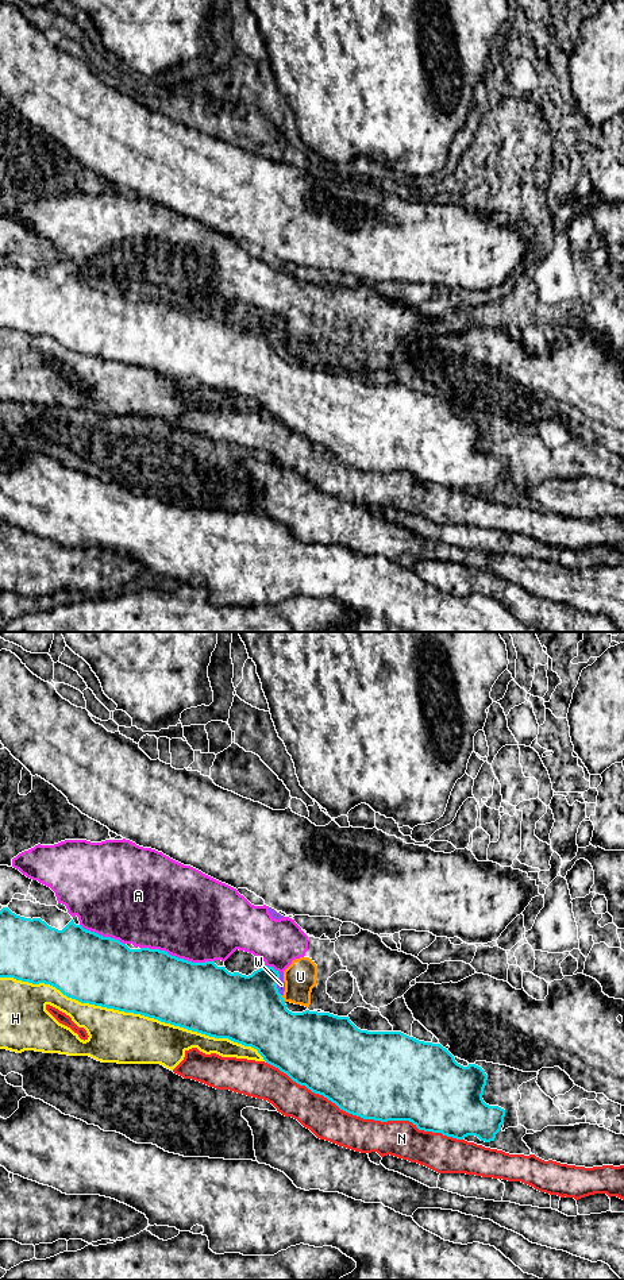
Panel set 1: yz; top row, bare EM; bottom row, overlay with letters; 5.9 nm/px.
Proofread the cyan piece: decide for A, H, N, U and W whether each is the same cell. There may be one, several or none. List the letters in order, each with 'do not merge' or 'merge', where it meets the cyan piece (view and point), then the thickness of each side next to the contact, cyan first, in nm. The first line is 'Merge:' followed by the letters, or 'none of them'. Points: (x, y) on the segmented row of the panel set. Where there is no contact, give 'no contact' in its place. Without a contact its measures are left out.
Merge: none of them
A: do not merge | yz (177, 957) | 400/500 nm
H: do not merge | yz (134, 1013) | 400/300 nm
N: do not merge | yz (365, 1118) | 500/220 nm
U: do not merge | yz (282, 998) | 420/190 nm
W: do not merge | yz (277, 983) | 420/50 nm

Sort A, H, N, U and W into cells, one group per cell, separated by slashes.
A U W / H / N

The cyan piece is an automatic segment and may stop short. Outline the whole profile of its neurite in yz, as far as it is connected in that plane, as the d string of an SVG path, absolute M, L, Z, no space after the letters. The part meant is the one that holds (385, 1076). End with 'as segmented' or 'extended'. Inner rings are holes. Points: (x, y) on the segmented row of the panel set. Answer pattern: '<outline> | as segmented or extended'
M8 907L0 910L0 978L14 978L32 984L50 984L68 998L124 1013L140 1014L165 1023L180 1026L215 1038L228 1038L258 1050L263 1060L286 1073L293 1082L323 1095L340 1110L363 1119L409 1121L419 1130L442 1133L463 1140L475 1136L481 1141L494 1141L504 1125L505 1110L484 1102L488 1075L475 1065L463 1067L440 1044L419 1041L401 1032L367 1032L358 1029L348 1017L286 1009L277 984L280 974L263 965L246 976L228 972L215 961L192 963L165 951L130 949L111 937L76 925L72 919L62 930L49 926L41 918L24 918Z | as segmented

